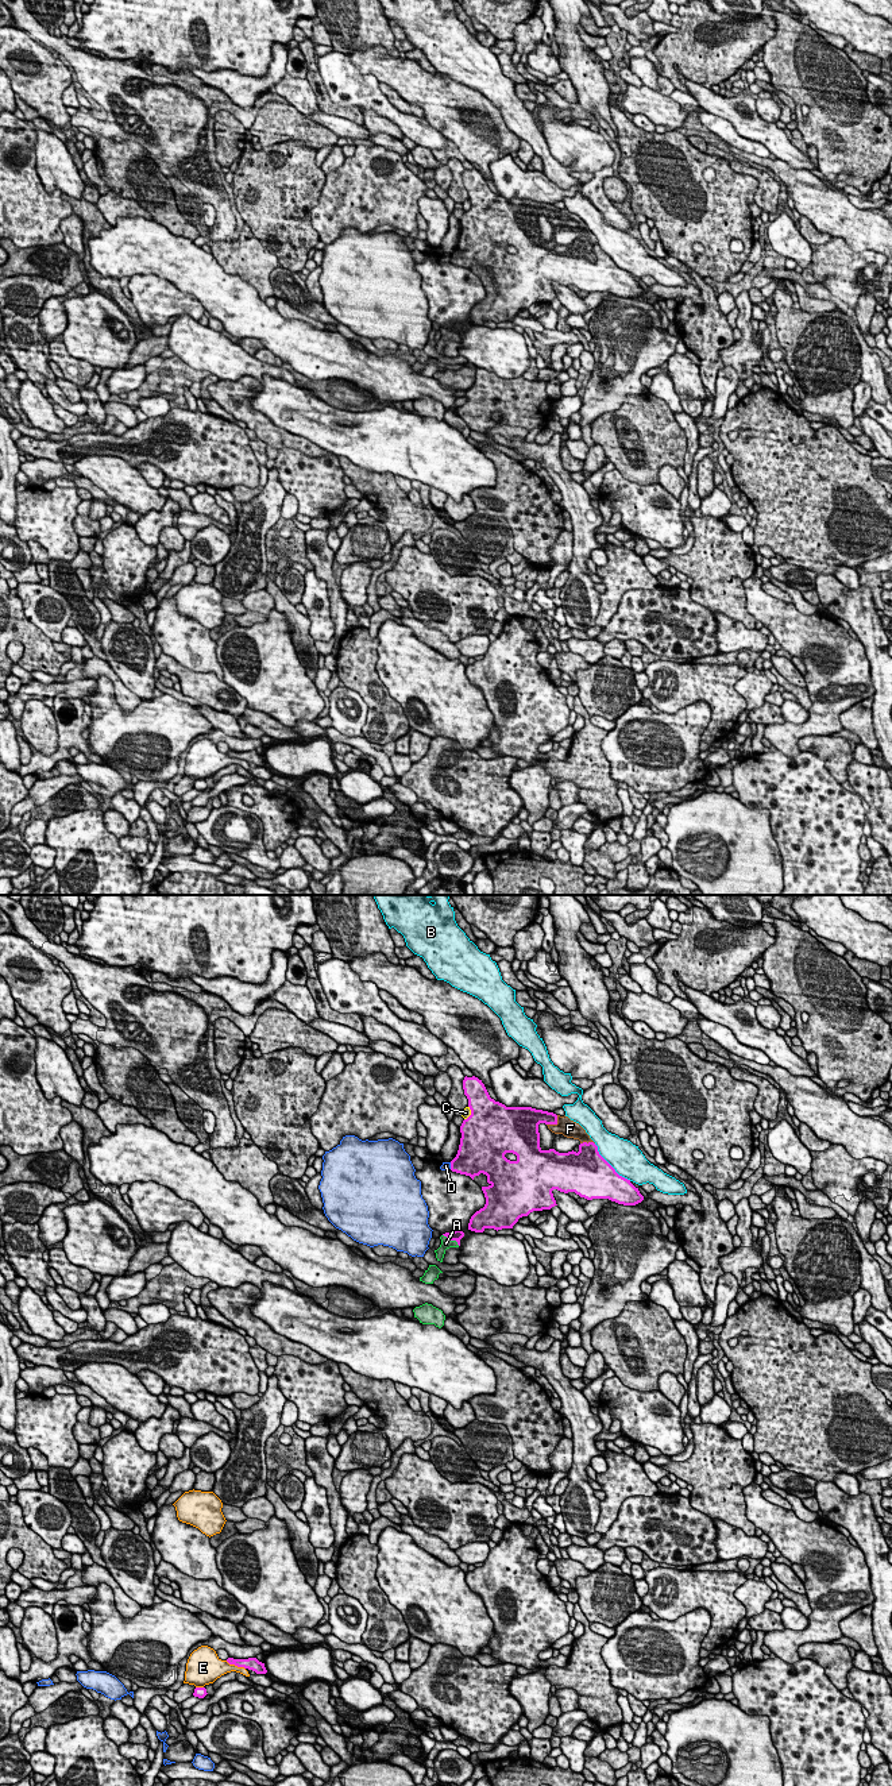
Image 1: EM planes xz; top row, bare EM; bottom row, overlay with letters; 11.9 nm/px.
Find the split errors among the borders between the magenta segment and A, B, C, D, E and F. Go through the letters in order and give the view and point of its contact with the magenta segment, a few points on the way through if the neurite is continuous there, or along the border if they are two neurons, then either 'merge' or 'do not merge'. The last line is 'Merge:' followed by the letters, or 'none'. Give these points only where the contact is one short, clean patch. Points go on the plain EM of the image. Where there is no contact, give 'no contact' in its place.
A: contact xz (451, 332); way xz (456, 328), (451, 332), (446, 336); merge
B: contact xz (610, 258); do not merge
C: contact xz (471, 205); do not merge
D: contact xz (451, 258); do not merge
E: contact xz (235, 758); do not merge
F: contact xz (555, 216); merge
Merge: A, F

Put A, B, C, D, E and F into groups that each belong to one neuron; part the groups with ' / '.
A F / B / C / D / E

